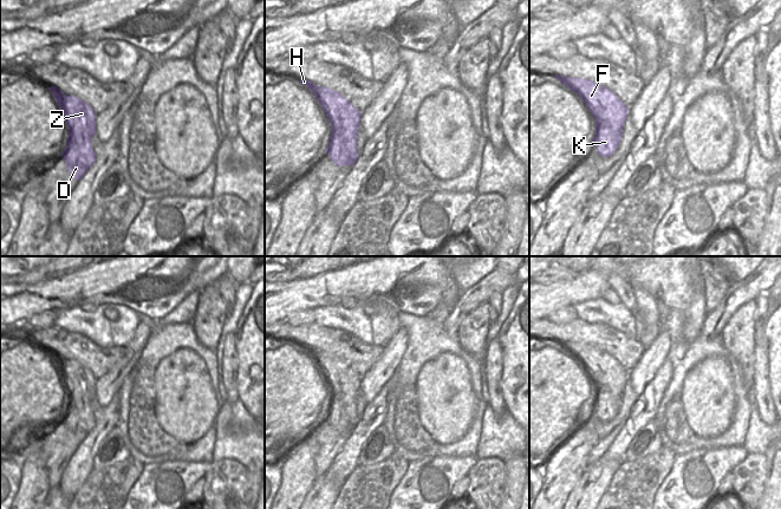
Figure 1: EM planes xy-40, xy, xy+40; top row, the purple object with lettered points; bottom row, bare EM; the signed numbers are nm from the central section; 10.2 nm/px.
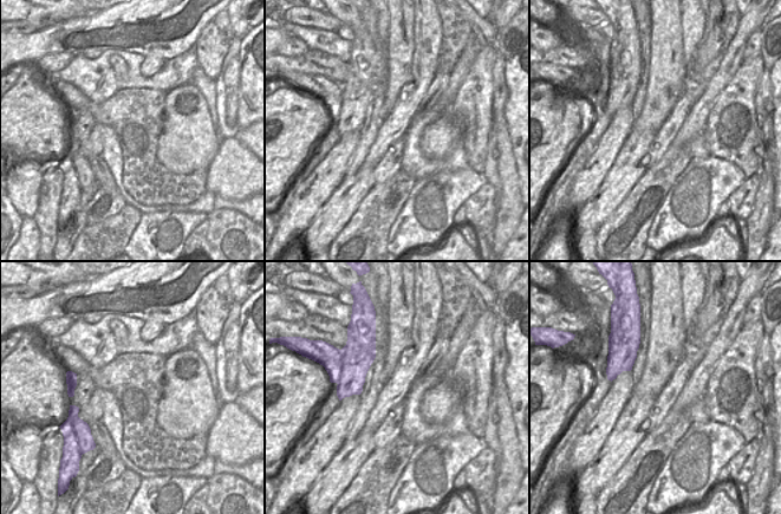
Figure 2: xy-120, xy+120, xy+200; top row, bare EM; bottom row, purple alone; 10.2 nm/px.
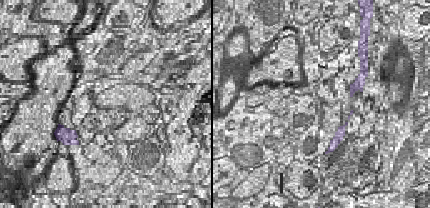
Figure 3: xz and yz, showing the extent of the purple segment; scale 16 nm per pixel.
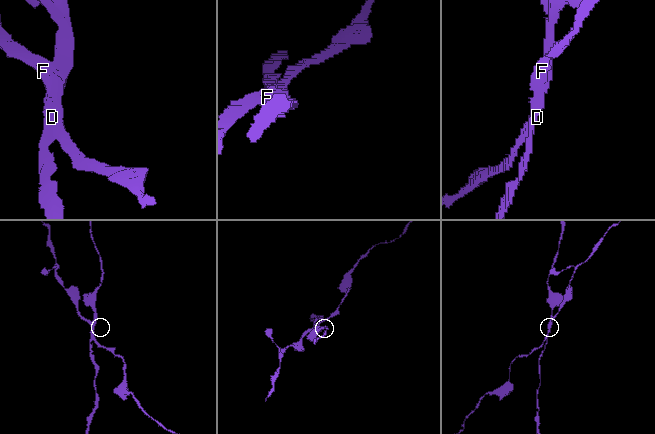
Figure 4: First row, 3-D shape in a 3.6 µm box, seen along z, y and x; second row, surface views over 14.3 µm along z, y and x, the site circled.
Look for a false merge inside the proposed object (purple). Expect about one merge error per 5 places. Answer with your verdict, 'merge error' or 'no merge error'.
merge error

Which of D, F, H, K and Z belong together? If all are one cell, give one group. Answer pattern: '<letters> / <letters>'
D K / F H Z

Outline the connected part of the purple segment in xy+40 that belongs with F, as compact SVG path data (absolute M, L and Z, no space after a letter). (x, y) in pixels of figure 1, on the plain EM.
M557 339L555 342L580 361L595 386L607 385L614 396L623 397L621 384L611 374L611 368L618 364L617 359L586 342L564 341L561 339Z

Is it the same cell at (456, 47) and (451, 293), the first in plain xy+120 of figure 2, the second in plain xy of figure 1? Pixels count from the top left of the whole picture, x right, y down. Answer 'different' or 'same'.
same

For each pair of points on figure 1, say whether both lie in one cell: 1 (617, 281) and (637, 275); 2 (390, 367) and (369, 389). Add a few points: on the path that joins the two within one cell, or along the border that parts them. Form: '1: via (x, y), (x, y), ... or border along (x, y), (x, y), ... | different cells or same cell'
1: border along (614, 268), (629, 282), (632, 289) | different cells
2: via (384, 371), (372, 383) | same cell

